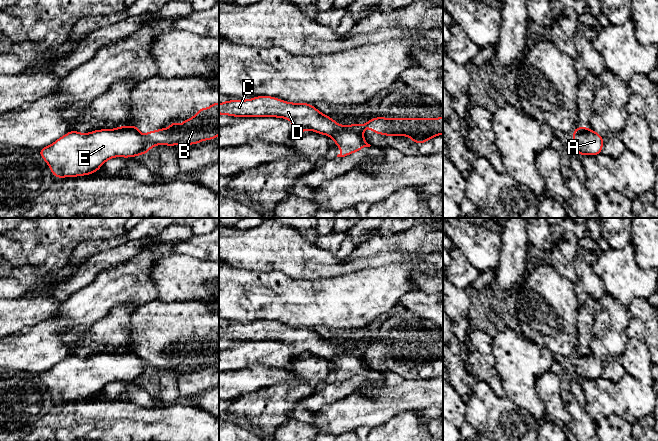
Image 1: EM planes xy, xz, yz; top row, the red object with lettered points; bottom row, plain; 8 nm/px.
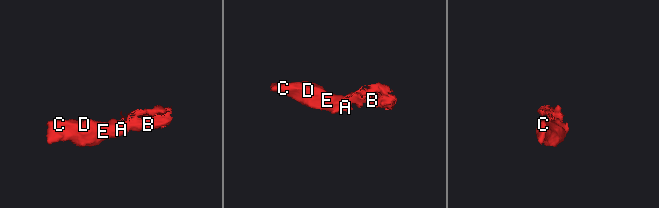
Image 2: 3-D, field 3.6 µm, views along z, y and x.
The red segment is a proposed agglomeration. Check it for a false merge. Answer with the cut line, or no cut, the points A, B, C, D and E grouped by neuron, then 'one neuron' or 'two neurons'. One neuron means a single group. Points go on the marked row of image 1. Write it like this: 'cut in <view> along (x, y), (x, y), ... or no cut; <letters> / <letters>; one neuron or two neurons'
cut in yz along (574, 130), (588, 131); A C D E / B; two neurons

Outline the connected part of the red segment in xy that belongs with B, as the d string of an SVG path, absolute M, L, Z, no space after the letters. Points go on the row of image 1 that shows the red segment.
M213 102L209 108L199 108L190 119L183 119L180 126L175 121L169 128L149 131L144 137L150 148L157 145L193 145L203 140L214 140L219 135L219 103Z

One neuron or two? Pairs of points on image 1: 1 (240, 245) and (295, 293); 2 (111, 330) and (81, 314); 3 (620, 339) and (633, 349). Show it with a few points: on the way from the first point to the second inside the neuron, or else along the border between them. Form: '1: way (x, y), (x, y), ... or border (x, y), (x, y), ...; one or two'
1: border (246, 268), (251, 270), (281, 270), (291, 278); two
2: border (114, 307), (91, 326), (74, 331); two
3: border (629, 339), (625, 348), (615, 357); two

